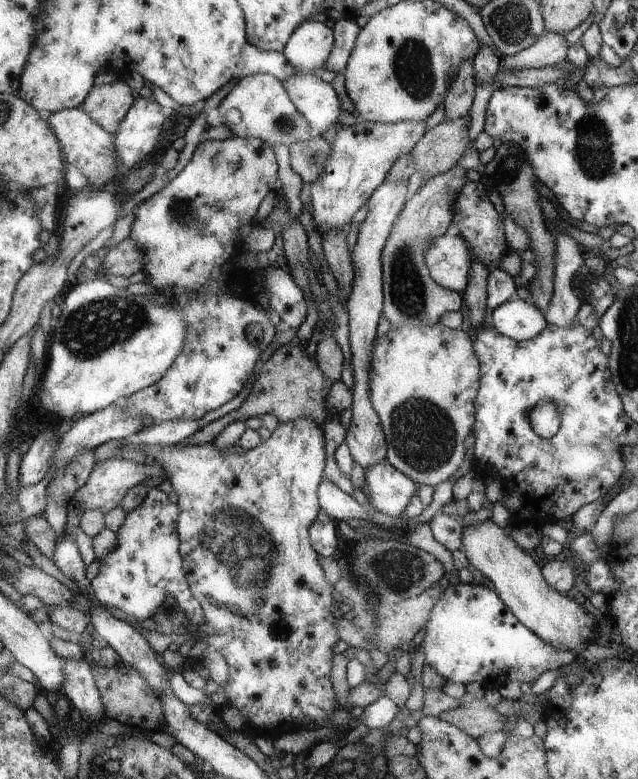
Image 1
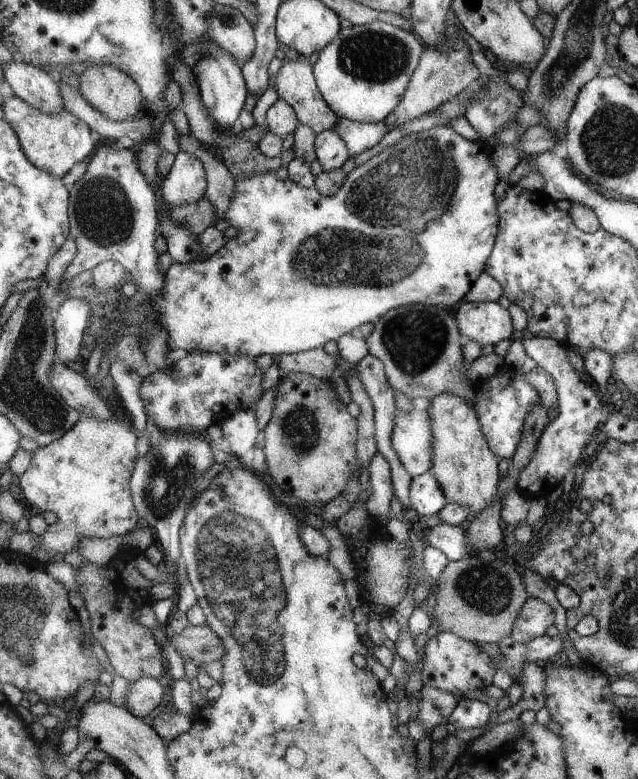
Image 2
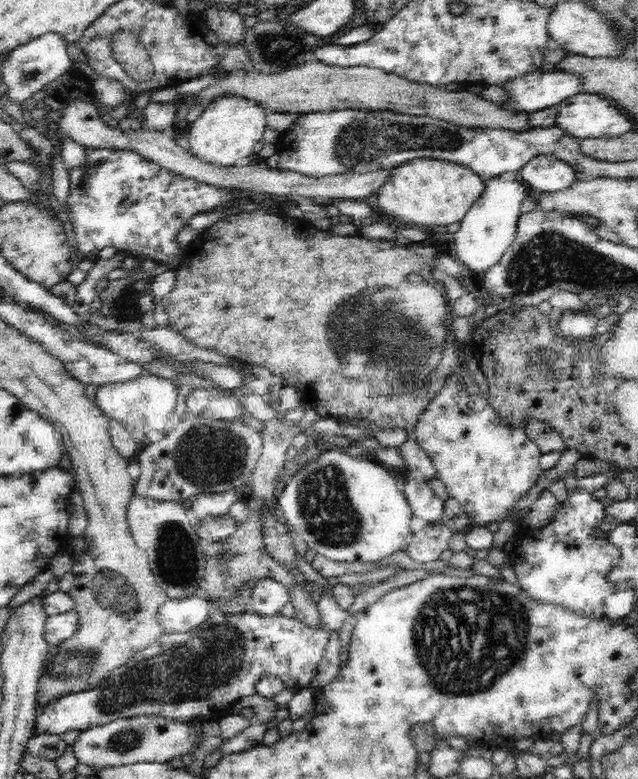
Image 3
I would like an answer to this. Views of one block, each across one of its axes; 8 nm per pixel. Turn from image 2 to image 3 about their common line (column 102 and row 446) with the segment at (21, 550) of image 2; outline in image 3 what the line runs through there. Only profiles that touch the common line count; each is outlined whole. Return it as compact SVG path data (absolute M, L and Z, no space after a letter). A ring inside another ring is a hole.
M451 374L443 388L431 398L426 408L422 410L422 414L418 416L412 437L434 463L434 468L438 471L436 478L447 486L449 496L455 498L469 516L469 524L484 527L504 518L518 498L538 482L544 472L539 463L543 453L532 440L528 439L524 428L514 428L506 424L484 395L482 398L480 395L472 396L474 398L472 410L458 410L460 406L464 408L462 400L466 400L466 404L472 402L468 396L458 396L458 390L460 386L456 374Z

